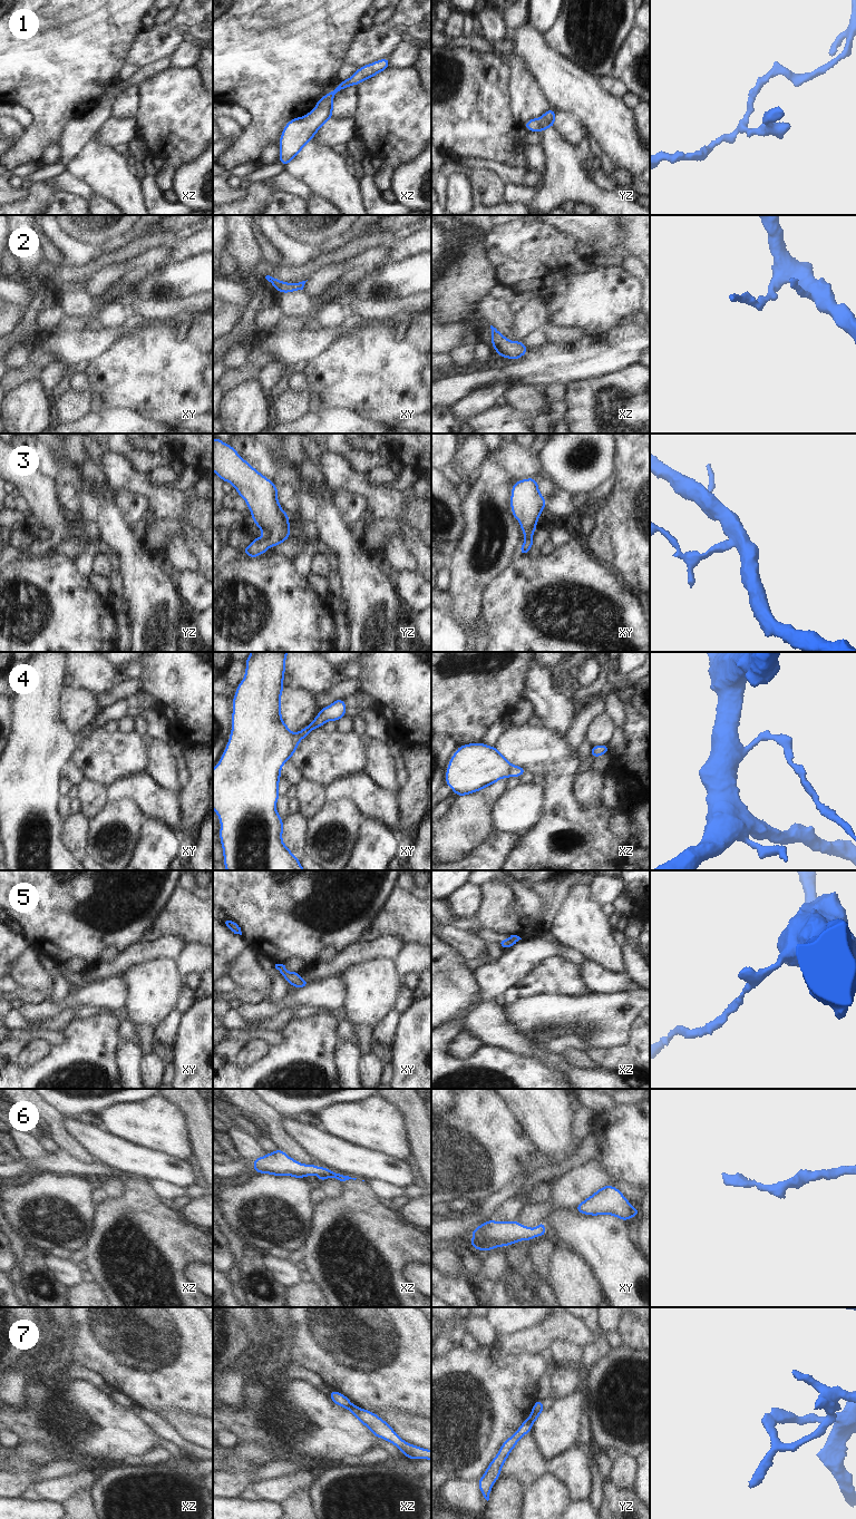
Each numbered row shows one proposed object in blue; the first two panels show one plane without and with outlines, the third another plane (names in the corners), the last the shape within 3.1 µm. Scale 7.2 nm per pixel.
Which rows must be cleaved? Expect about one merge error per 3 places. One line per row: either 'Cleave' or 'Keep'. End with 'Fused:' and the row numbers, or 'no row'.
1: Keep
2: Keep
3: Keep
4: Keep
5: Keep
6: Keep
7: Cleave
Fused: 7.

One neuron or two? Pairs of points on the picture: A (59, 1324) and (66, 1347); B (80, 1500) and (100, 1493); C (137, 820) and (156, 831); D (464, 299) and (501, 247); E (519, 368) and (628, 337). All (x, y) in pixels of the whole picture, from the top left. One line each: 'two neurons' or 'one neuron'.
A: one neuron
B: two neurons
C: two neurons
D: two neurons
E: one neuron

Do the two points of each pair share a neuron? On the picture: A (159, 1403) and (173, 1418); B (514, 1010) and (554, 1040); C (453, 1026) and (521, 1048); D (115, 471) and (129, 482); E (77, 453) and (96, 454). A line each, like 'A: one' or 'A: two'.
A: two
B: one
C: two
D: one
E: two

